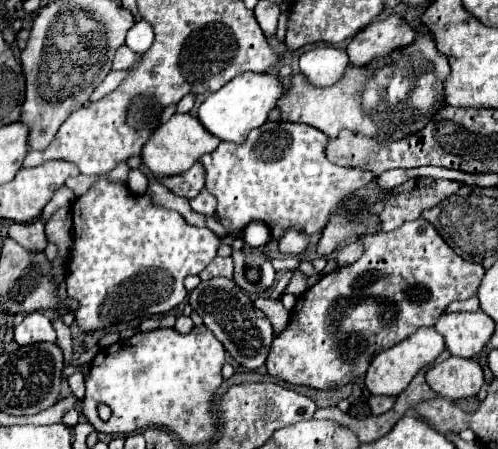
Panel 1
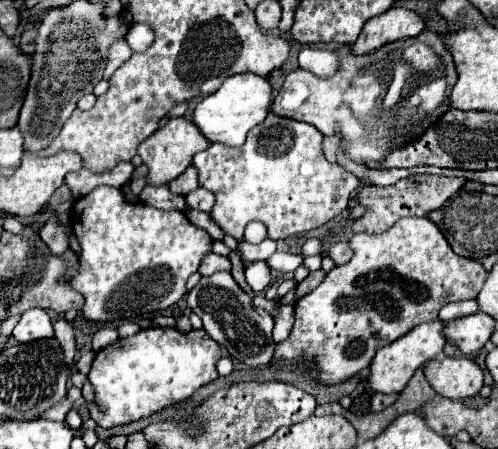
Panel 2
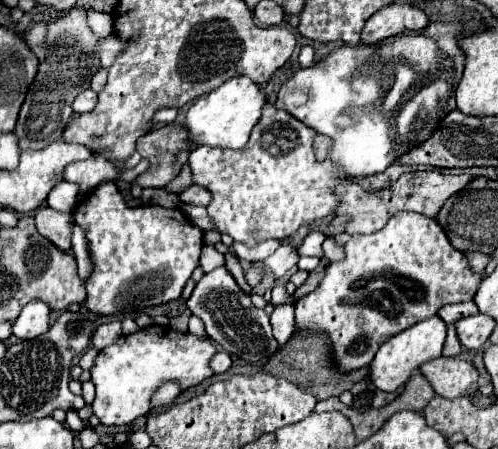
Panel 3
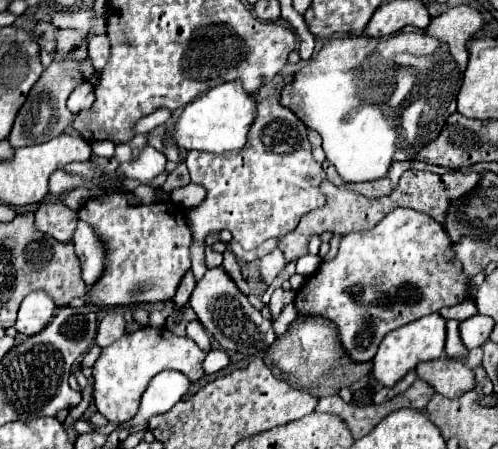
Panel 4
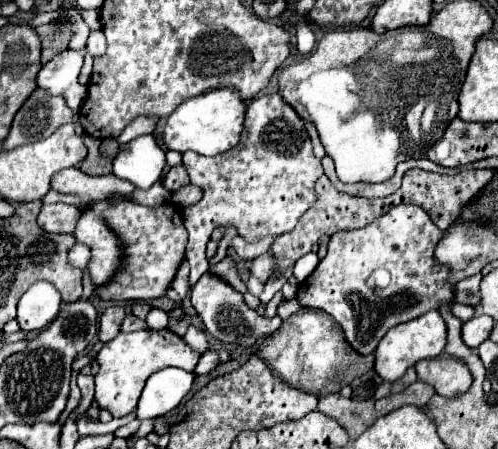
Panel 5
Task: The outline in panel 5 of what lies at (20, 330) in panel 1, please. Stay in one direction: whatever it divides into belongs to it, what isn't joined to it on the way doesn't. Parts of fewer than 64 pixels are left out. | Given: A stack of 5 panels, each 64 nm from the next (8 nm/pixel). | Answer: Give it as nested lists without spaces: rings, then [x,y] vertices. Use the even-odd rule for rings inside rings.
[[[48,280],[34,282],[18,302],[18,324],[26,332],[46,328],[60,310],[60,292]]]

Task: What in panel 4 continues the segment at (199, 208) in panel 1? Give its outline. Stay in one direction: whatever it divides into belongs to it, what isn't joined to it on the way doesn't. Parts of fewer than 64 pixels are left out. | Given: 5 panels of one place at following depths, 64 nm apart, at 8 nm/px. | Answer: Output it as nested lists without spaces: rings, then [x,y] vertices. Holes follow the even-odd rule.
[[[188,184],[188,186],[184,186],[184,188],[178,188],[178,190],[170,192],[172,202],[186,209],[198,206],[198,204],[204,200],[204,196],[206,196],[204,188],[196,186],[196,184]]]

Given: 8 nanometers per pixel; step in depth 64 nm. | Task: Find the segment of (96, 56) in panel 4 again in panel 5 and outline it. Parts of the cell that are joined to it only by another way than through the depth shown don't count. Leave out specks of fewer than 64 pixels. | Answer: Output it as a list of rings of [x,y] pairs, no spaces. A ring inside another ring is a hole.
[[[100,28],[92,30],[88,36],[88,52],[92,56],[100,56],[100,54],[104,54],[104,48],[106,48],[106,40],[104,40],[102,30]]]

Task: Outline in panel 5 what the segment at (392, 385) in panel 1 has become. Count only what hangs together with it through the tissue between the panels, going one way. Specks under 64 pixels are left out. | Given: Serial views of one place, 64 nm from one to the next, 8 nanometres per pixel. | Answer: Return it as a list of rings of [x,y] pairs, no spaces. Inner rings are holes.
[[[430,310],[426,314],[422,314],[420,318],[414,318],[410,322],[404,322],[400,326],[394,326],[392,330],[388,330],[388,334],[380,340],[378,348],[376,348],[376,372],[388,380],[394,382],[398,378],[404,376],[404,372],[414,366],[418,360],[424,358],[436,358],[446,346],[446,322],[442,320],[438,310]]]

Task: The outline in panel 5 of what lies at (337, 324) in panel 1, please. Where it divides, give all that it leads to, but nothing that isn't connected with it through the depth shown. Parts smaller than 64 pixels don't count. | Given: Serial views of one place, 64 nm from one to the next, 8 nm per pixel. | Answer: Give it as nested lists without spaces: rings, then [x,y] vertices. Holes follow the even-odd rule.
[[[400,204],[364,228],[336,232],[328,242],[326,258],[320,260],[318,268],[300,284],[296,298],[302,306],[322,308],[328,312],[342,326],[350,346],[360,354],[370,354],[390,328],[418,318],[428,310],[436,310],[440,300],[452,302],[452,286],[446,284],[448,268],[434,264],[434,248],[440,236],[442,230],[432,224],[430,216],[422,208]]]

